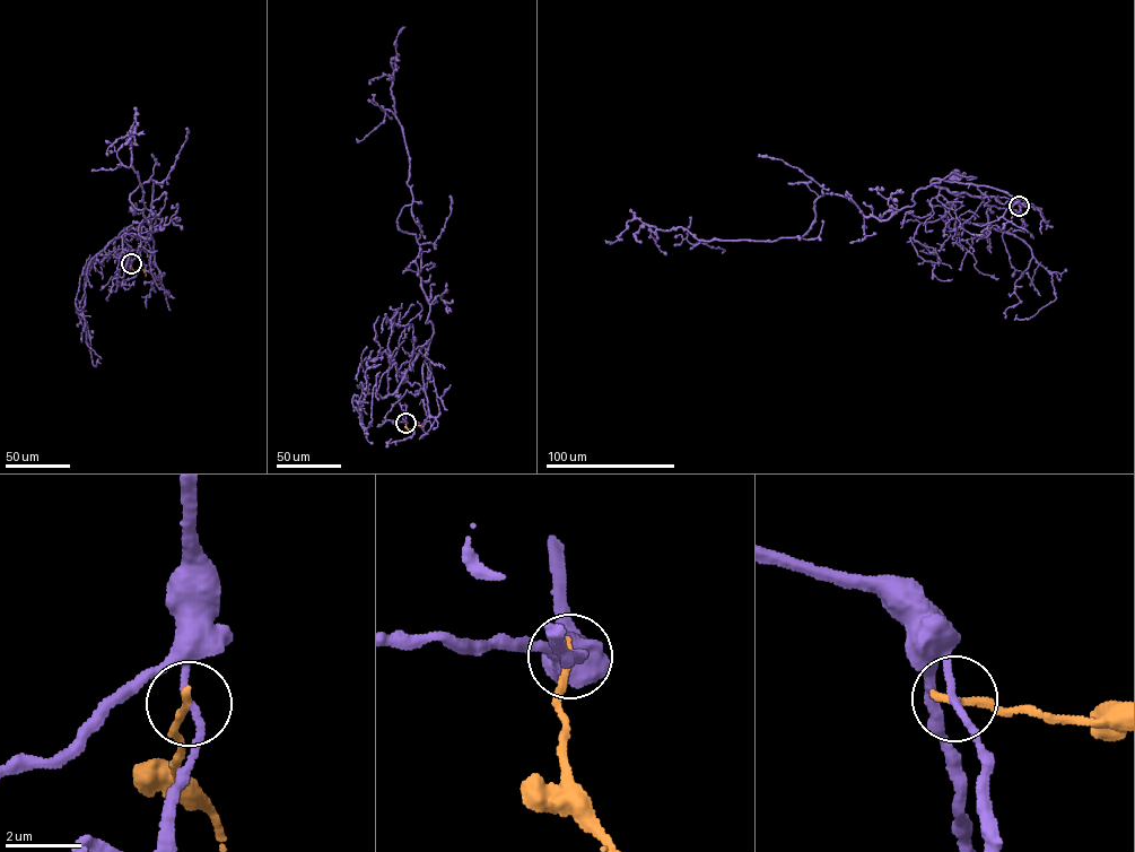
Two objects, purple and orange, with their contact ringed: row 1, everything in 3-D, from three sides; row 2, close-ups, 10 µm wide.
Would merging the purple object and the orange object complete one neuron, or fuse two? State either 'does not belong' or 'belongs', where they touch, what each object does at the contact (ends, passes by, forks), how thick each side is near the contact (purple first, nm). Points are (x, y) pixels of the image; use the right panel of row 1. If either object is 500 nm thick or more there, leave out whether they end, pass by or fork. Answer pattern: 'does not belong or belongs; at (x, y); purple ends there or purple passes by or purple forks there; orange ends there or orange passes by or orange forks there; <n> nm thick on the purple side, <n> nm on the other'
does not belong; at (1019, 206); purple passes by; orange ends there; 180 nm thick on the purple side, 240 nm on the other

